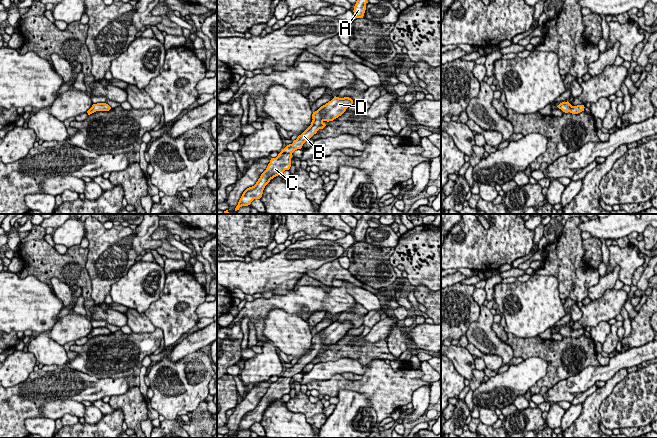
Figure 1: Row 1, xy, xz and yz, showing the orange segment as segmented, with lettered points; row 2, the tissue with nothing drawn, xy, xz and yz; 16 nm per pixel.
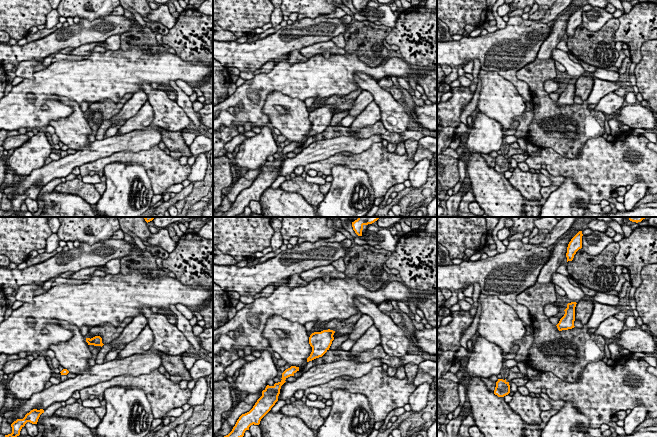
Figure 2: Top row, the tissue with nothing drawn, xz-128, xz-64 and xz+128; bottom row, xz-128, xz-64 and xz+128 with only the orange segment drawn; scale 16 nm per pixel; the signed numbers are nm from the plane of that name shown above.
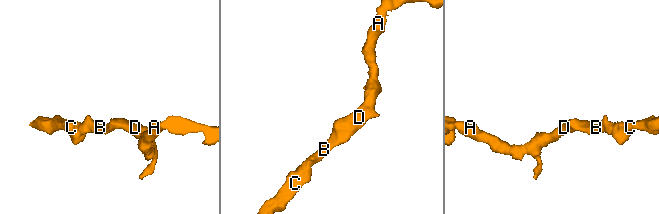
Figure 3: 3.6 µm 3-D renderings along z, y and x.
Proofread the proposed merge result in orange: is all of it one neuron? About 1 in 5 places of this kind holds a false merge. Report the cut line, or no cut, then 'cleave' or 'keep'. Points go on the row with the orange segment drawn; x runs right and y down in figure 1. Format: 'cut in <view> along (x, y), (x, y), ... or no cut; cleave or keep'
no cut; keep

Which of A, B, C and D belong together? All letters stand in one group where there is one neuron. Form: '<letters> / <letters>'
A B C D

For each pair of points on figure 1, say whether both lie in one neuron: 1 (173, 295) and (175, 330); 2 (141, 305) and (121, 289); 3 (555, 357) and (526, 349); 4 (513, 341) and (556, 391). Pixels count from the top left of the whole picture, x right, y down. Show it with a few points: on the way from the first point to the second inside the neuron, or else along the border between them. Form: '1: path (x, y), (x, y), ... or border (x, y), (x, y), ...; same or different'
1: path (173, 304), (175, 321); same
2: path (136, 300), (126, 291); same
3: path (548, 350), (533, 349); same
4: border (573, 375), (561, 379), (549, 388); different

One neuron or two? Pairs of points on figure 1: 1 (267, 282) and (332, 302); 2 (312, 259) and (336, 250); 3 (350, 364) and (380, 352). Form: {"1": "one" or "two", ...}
{"1": "two", "2": "one", "3": "two"}

